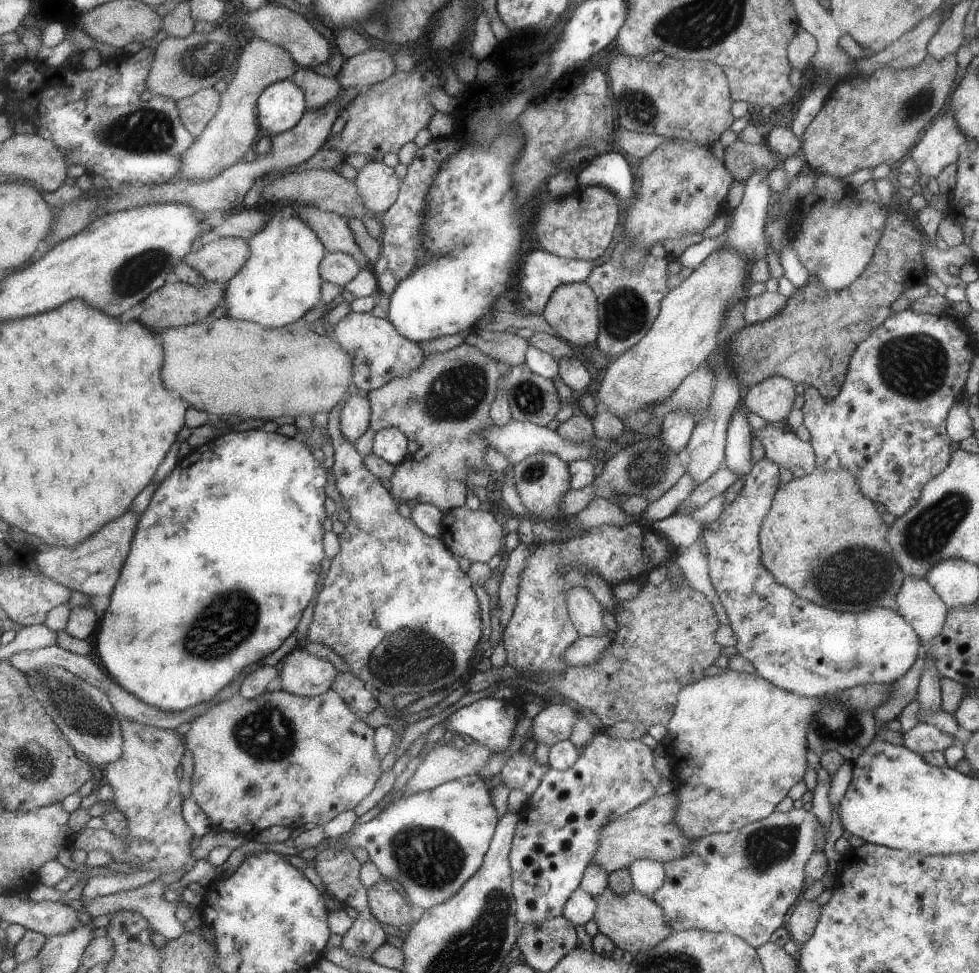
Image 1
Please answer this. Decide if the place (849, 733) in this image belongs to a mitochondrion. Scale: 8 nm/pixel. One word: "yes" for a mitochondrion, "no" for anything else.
yes

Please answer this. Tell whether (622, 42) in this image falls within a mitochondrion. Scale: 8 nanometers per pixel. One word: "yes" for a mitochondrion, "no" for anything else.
no

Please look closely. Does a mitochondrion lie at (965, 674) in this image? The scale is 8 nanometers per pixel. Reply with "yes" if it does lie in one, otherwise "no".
no

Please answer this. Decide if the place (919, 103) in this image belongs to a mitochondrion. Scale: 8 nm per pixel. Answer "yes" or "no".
yes

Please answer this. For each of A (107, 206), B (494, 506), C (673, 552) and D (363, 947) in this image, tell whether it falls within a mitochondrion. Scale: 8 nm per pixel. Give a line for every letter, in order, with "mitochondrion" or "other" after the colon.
A: other
B: other
C: other
D: mitochondrion

